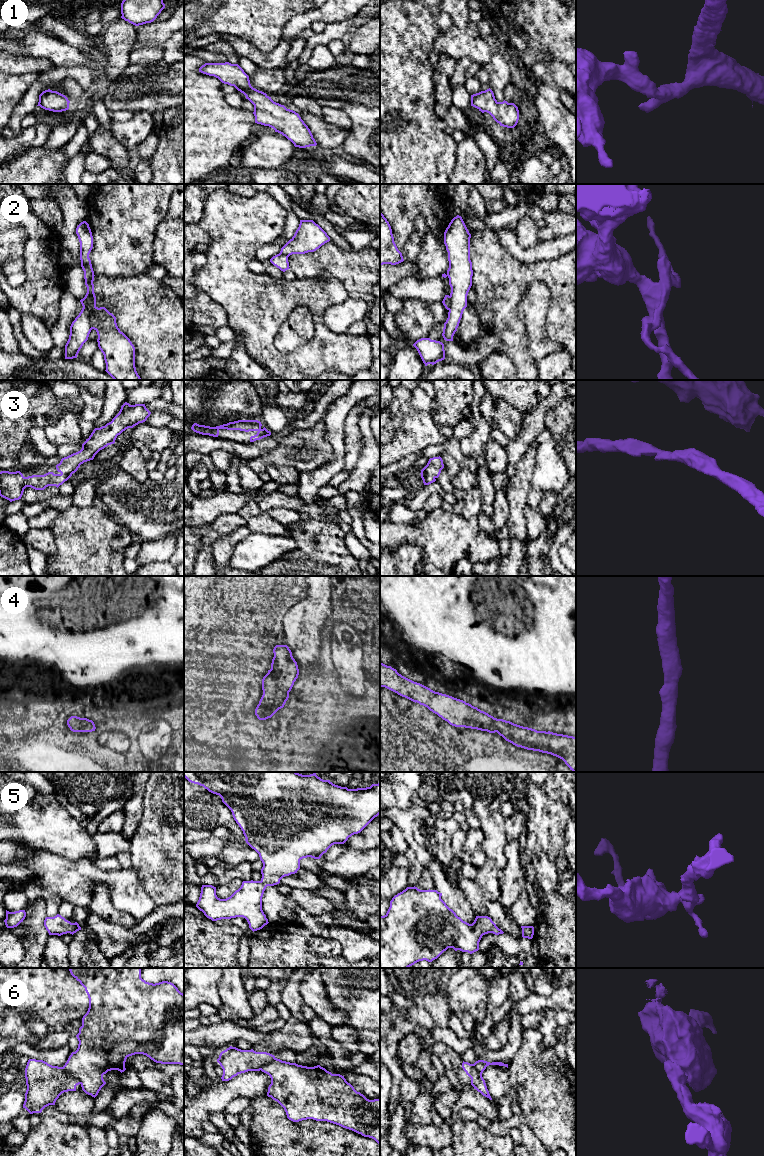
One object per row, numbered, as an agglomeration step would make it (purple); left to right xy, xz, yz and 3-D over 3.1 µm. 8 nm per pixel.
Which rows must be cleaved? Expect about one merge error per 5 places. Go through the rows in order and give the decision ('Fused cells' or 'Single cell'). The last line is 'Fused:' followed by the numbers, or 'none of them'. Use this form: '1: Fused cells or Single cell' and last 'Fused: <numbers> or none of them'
1: Single cell
2: Single cell
3: Single cell
4: Single cell
5: Single cell
6: Fused cells
Fused: 6

